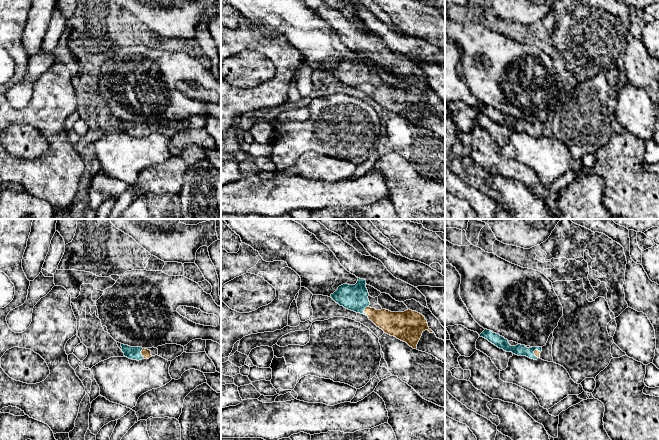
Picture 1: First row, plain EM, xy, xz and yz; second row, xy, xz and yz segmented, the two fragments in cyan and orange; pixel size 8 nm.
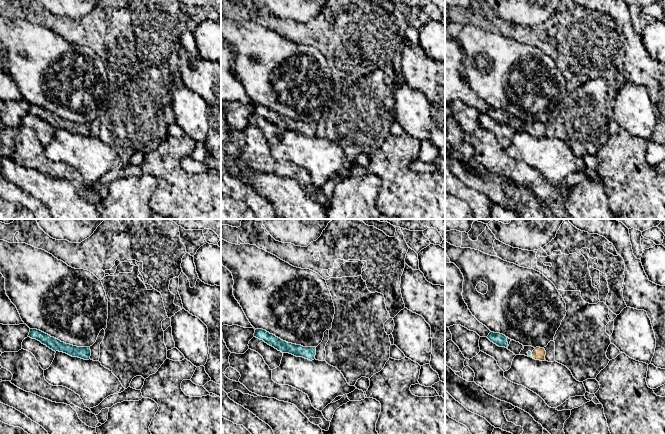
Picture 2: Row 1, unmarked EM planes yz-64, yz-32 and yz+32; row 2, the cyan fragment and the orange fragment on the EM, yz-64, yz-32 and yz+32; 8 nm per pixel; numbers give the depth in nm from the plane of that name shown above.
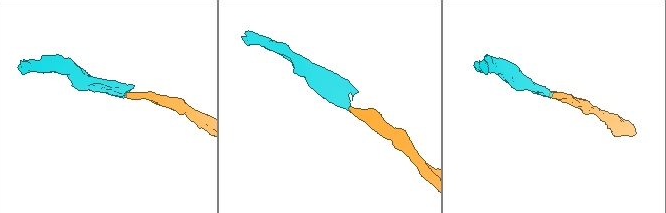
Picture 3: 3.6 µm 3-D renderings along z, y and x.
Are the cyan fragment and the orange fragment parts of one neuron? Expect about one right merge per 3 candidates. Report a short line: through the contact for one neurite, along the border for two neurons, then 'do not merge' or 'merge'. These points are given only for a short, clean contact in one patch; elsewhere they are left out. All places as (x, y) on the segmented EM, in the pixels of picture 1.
xz (352, 297), (364, 309), (391, 323) | merge

